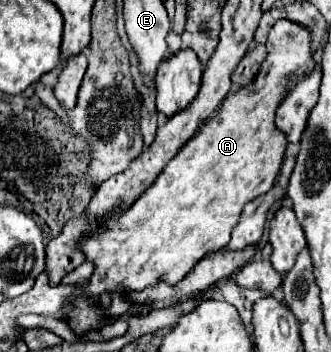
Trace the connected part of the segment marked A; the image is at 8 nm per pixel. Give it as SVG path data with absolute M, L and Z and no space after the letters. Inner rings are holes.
M279 19L269 31L267 57L261 63L261 69L255 75L253 83L235 93L229 93L223 99L217 113L211 119L203 121L203 125L199 125L195 135L163 167L155 183L129 209L125 209L117 219L113 219L105 233L97 233L83 241L83 253L95 263L95 273L91 275L85 287L85 297L73 299L75 309L71 313L69 327L77 335L83 335L89 329L99 329L103 323L107 323L107 319L119 319L133 313L141 313L143 309L127 305L127 301L123 299L125 289L141 291L147 285L155 285L159 279L167 281L169 285L181 281L183 275L189 273L201 257L227 245L233 227L239 223L243 207L273 187L287 151L287 135L275 127L273 119L277 113L277 105L289 93L289 83L309 77L315 69L311 39L313 33L307 27L289 19ZM103 291L109 291L113 295L107 315L105 309L99 309L95 305L95 299Z

